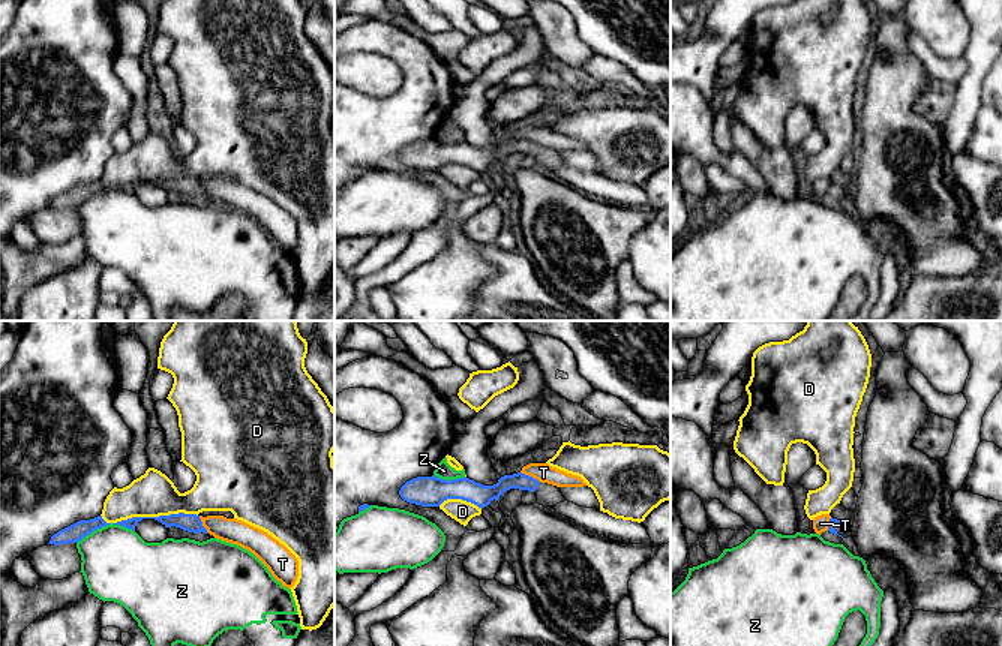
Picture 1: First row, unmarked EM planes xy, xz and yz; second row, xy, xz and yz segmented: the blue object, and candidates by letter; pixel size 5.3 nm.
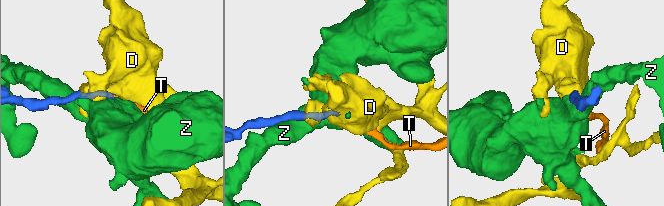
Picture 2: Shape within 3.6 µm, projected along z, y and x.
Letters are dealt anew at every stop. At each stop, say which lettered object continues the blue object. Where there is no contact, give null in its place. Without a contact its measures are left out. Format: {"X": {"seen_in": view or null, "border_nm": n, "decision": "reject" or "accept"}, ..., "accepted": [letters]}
{"D": {"seen_in": "xy", "border_nm": 460, "decision": "reject"}, "T": {"seen_in": "xz", "border_nm": 130, "decision": "reject"}, "Z": {"seen_in": "xy", "border_nm": 320, "decision": "reject"}, "accepted": []}

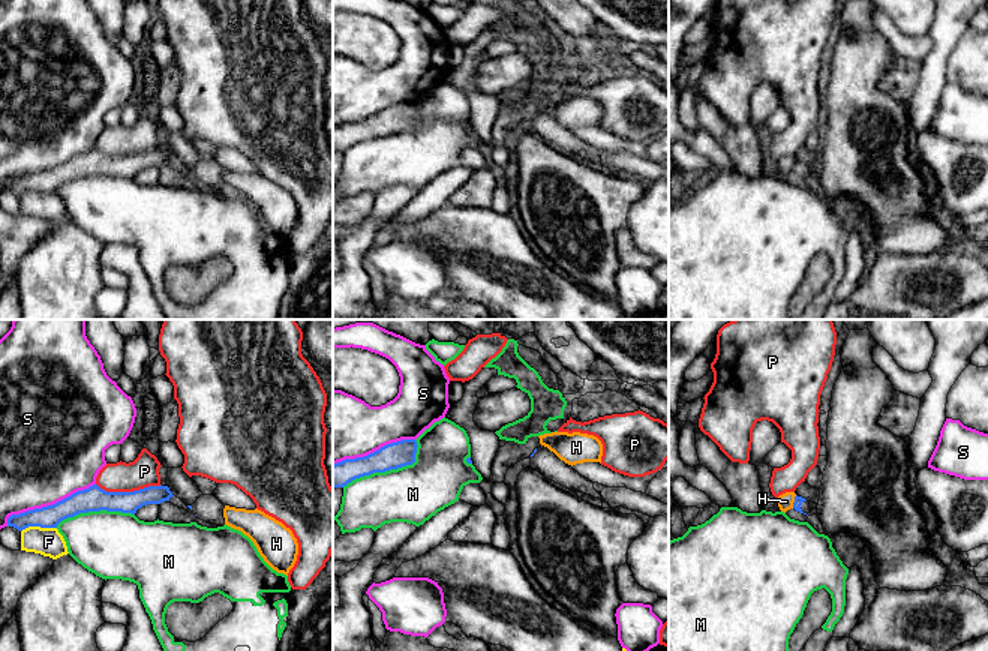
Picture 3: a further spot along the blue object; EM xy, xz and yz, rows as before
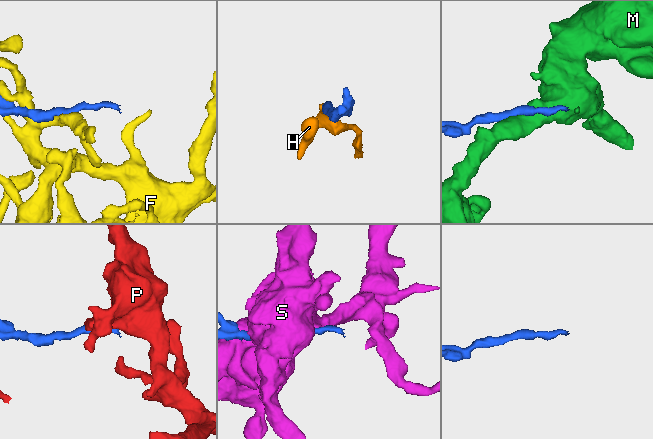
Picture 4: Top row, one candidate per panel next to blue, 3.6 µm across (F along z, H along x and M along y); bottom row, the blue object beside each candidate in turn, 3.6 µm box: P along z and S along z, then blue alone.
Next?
{"F": {"seen_in": "xy", "border_nm": 190, "decision": "reject"}, "H": {"seen_in": "yz", "border_nm": 80, "decision": "reject"}, "M": {"seen_in": "xz", "border_nm": 480, "decision": "reject"}, "P": {"seen_in": "xy", "border_nm": 360, "decision": "reject"}, "S": {"seen_in": "xy", "border_nm": 550, "decision": "reject"}, "accepted": []}

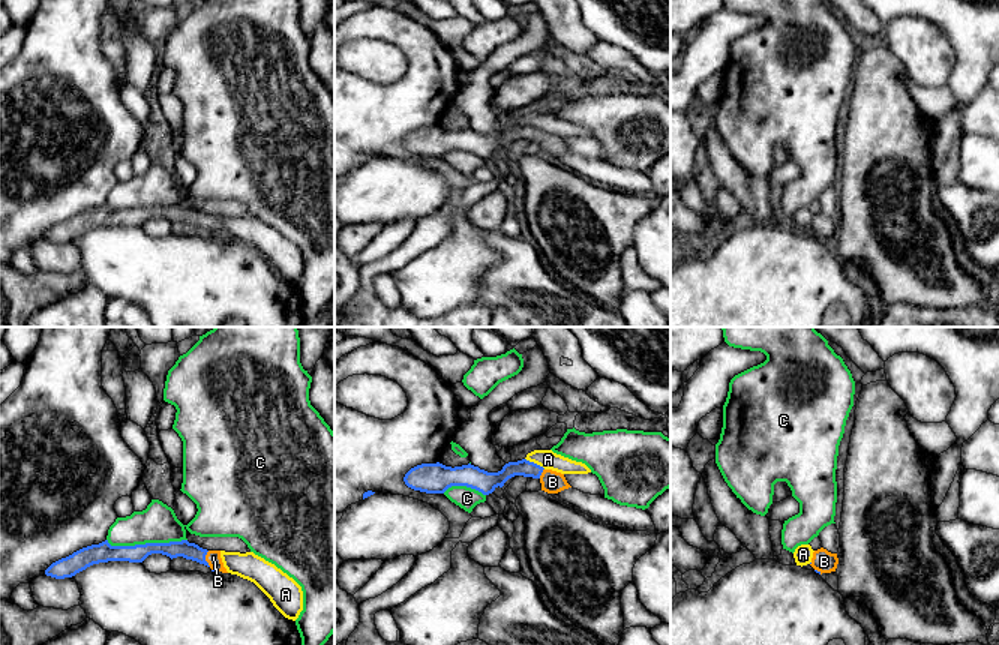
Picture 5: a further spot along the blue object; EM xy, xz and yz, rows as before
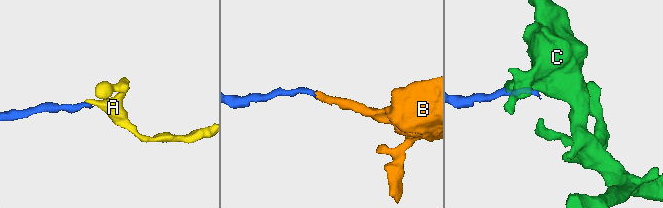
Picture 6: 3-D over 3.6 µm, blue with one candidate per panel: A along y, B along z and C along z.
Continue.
{"A": {"seen_in": "xz", "border_nm": 130, "decision": "reject"}, "B": {"seen_in": "xy", "border_nm": 90, "decision": "accept"}, "C": {"seen_in": "xy", "border_nm": 440, "decision": "reject"}, "accepted": ["B"]}

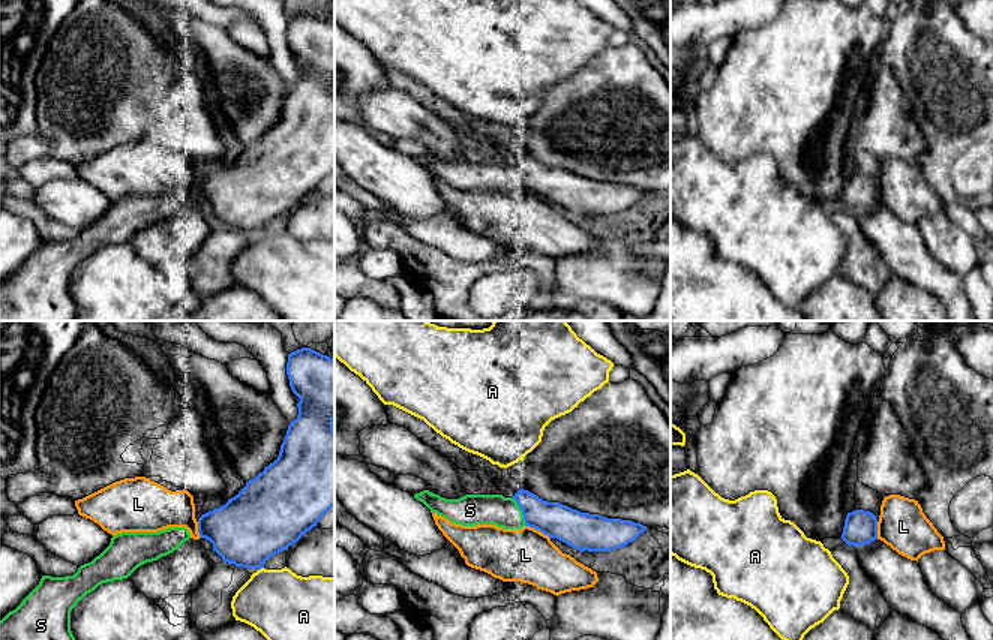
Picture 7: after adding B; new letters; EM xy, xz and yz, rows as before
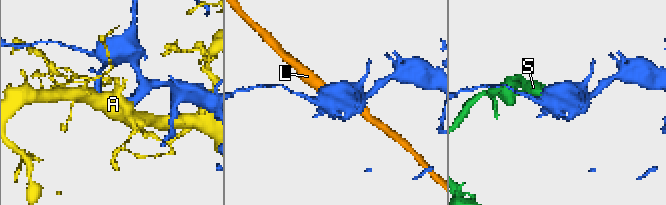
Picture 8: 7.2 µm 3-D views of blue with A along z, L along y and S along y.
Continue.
{"A": {"seen_in": "xy", "border_nm": 40, "decision": "reject"}, "L": {"seen_in": "xz", "border_nm": 150, "decision": "reject"}, "S": {"seen_in": "xz", "border_nm": 170, "decision": "accept"}, "accepted": ["S"]}

